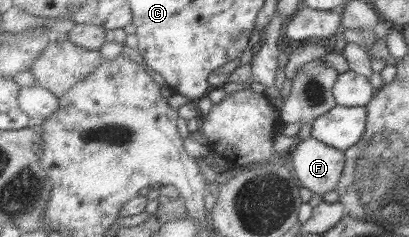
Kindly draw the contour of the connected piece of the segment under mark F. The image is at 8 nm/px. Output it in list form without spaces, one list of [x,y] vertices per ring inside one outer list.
[[[310,136],[295,144],[290,155],[302,187],[320,195],[337,189],[345,169],[345,151]]]

